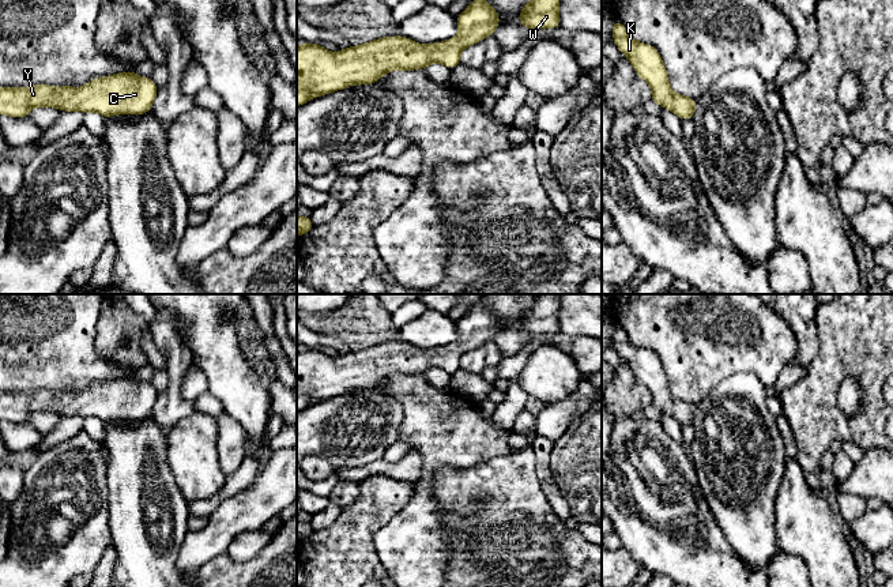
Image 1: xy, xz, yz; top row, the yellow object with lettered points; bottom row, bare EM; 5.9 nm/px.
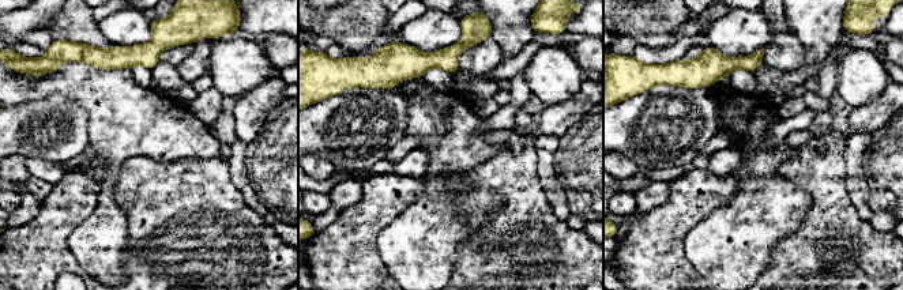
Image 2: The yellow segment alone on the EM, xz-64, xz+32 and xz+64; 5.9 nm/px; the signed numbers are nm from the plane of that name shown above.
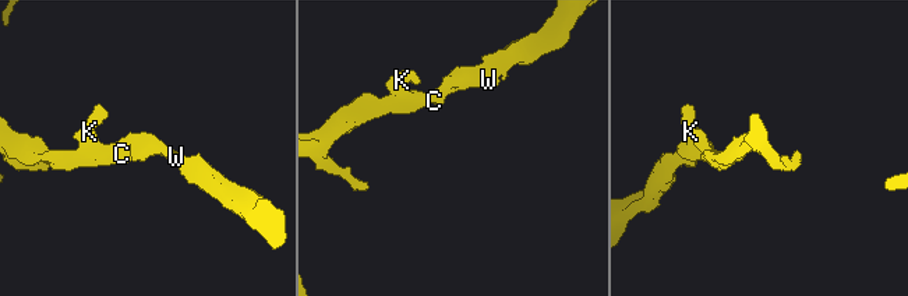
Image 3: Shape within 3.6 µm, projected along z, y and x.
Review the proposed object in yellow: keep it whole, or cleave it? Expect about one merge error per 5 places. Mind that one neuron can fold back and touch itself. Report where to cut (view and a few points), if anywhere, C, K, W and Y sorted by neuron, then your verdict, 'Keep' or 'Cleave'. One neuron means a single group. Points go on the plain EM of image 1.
No split. Groups: C K W Y. Keep

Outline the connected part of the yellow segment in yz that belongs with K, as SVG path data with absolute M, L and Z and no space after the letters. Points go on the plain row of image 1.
M614 324L611 336L618 354L629 364L637 380L648 387L652 406L682 425L692 425L697 406L671 395L666 372L657 355L649 349L632 345L626 332L617 324Z

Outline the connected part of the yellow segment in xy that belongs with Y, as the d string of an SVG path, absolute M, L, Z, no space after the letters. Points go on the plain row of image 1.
M133 376L95 383L80 394L48 390L0 392L0 419L29 424L31 413L57 413L64 417L79 414L82 418L97 417L105 424L114 419L144 419L151 415L157 396L158 392L151 383L137 381Z

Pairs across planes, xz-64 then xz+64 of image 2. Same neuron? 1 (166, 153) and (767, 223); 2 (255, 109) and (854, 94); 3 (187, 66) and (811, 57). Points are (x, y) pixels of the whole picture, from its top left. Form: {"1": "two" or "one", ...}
{"1": "one", "2": "two", "3": "one"}

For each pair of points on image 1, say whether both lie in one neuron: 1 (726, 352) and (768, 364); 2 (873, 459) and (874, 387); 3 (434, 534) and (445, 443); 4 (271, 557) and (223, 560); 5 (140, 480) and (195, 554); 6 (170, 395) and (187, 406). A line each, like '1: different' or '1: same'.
1: same
2: different
3: same
4: same
5: different
6: same

